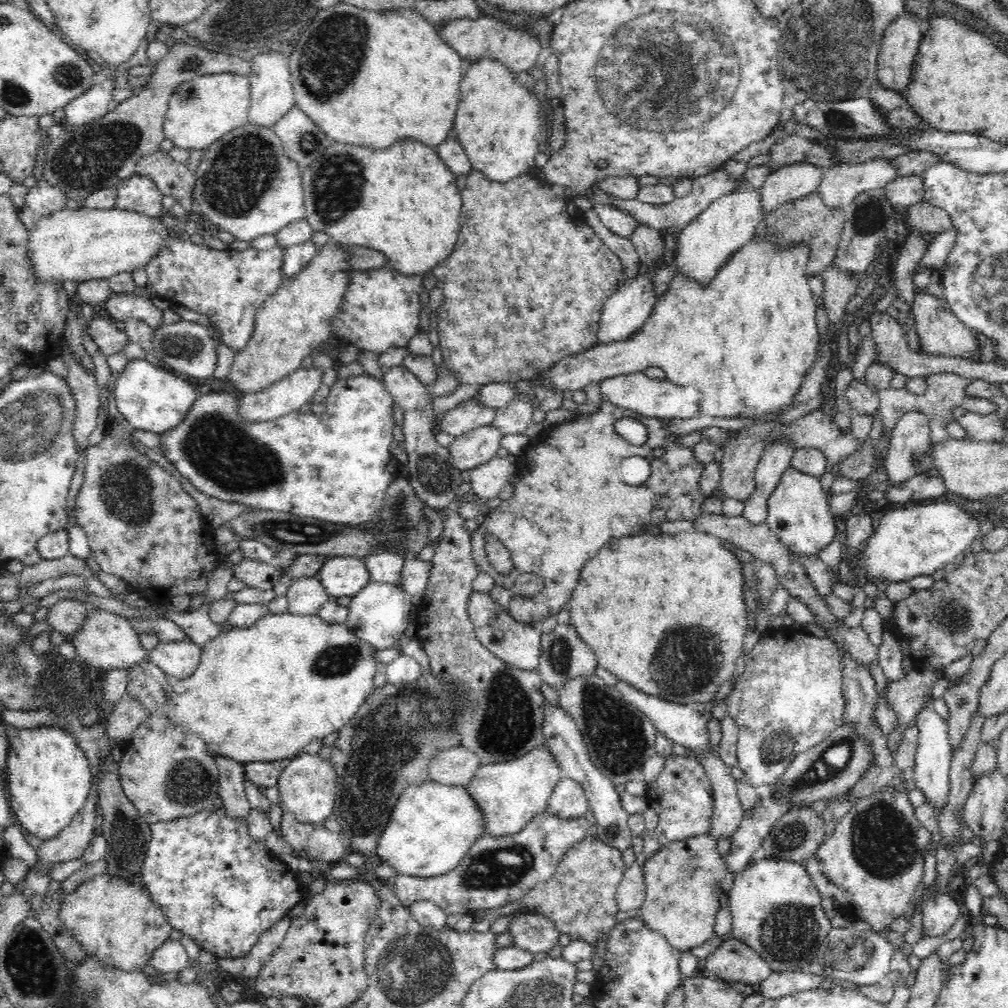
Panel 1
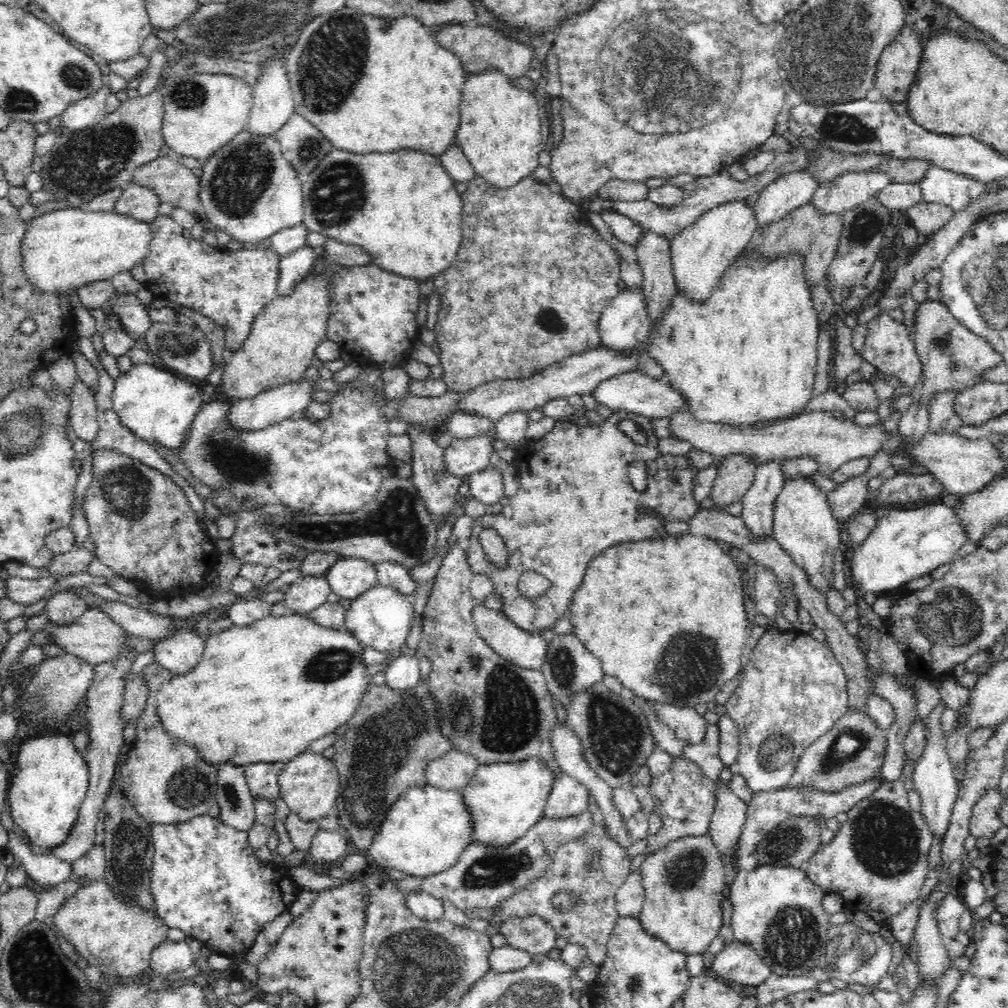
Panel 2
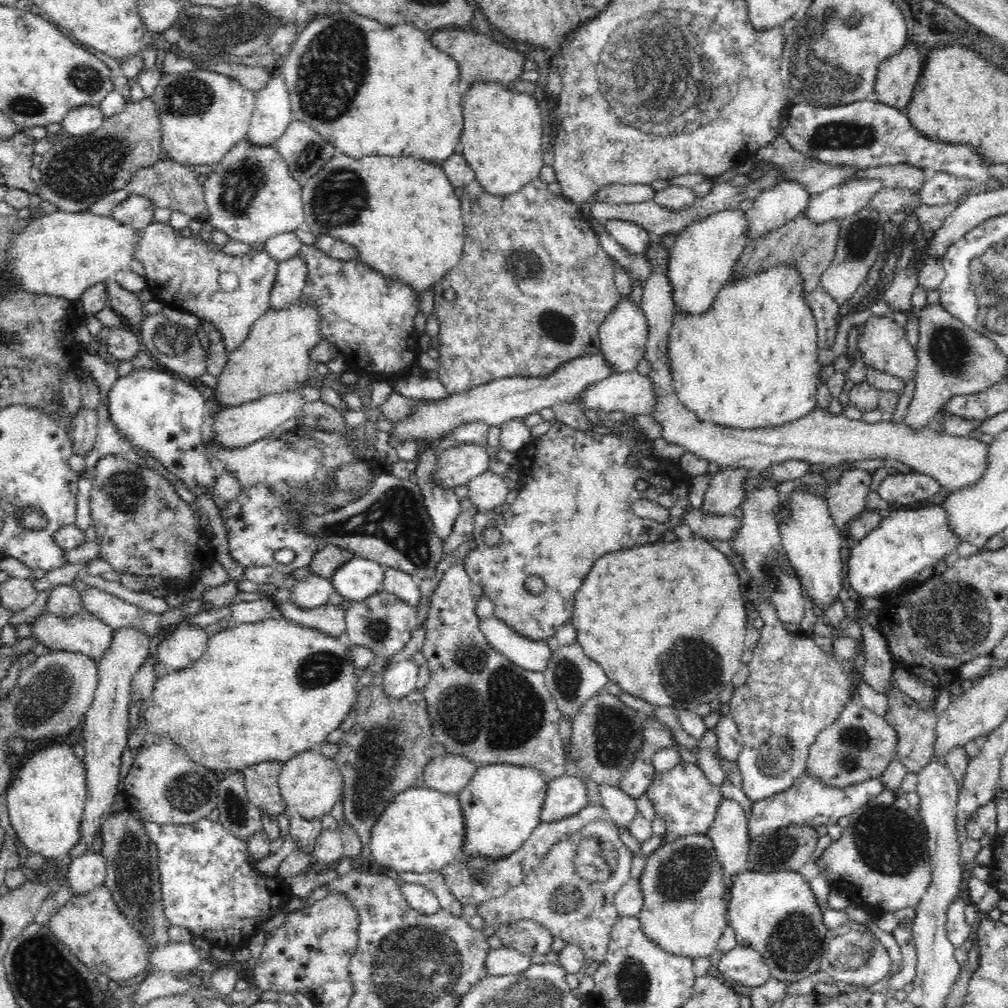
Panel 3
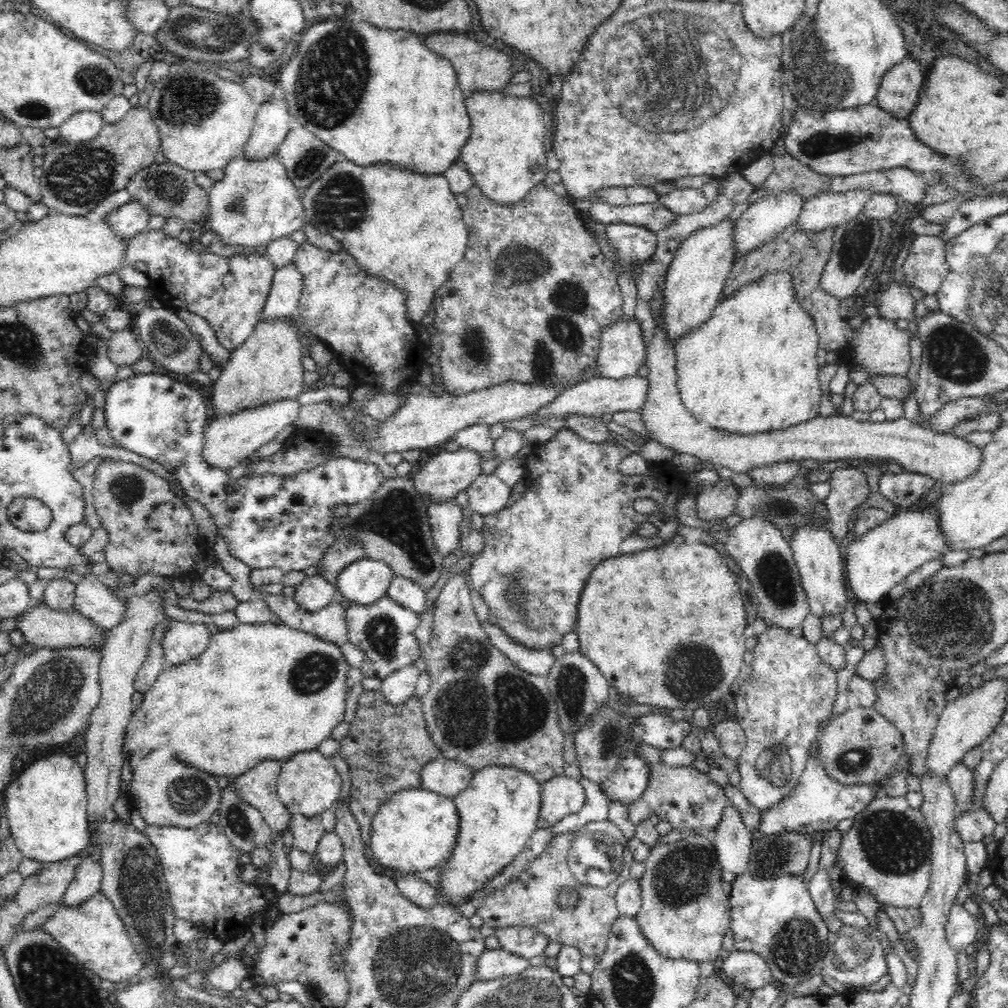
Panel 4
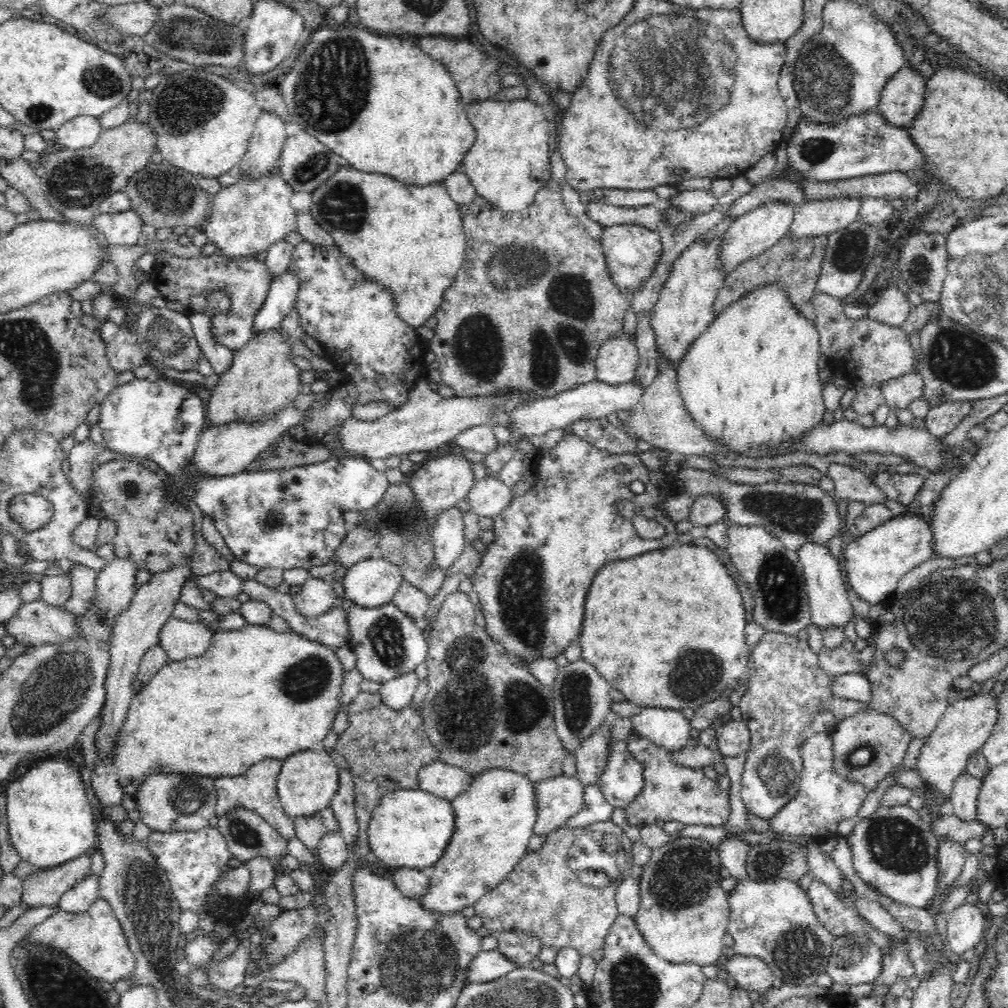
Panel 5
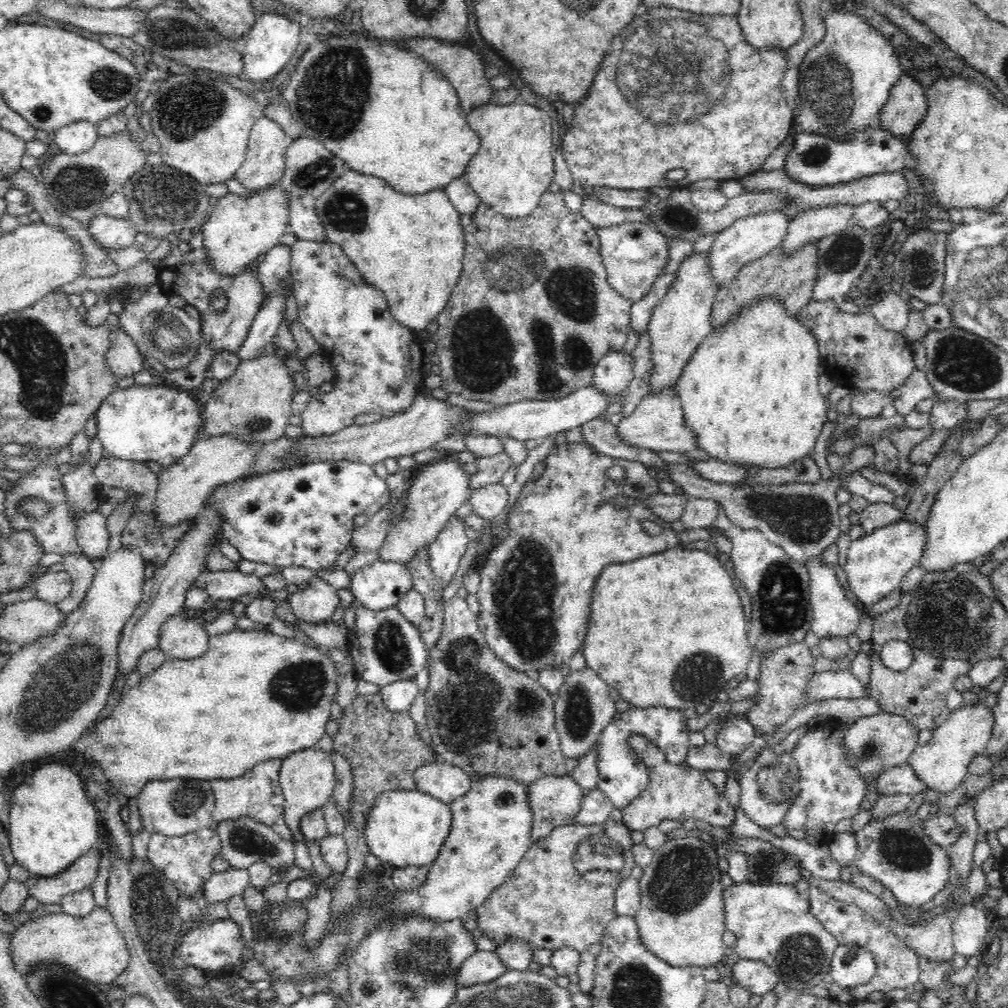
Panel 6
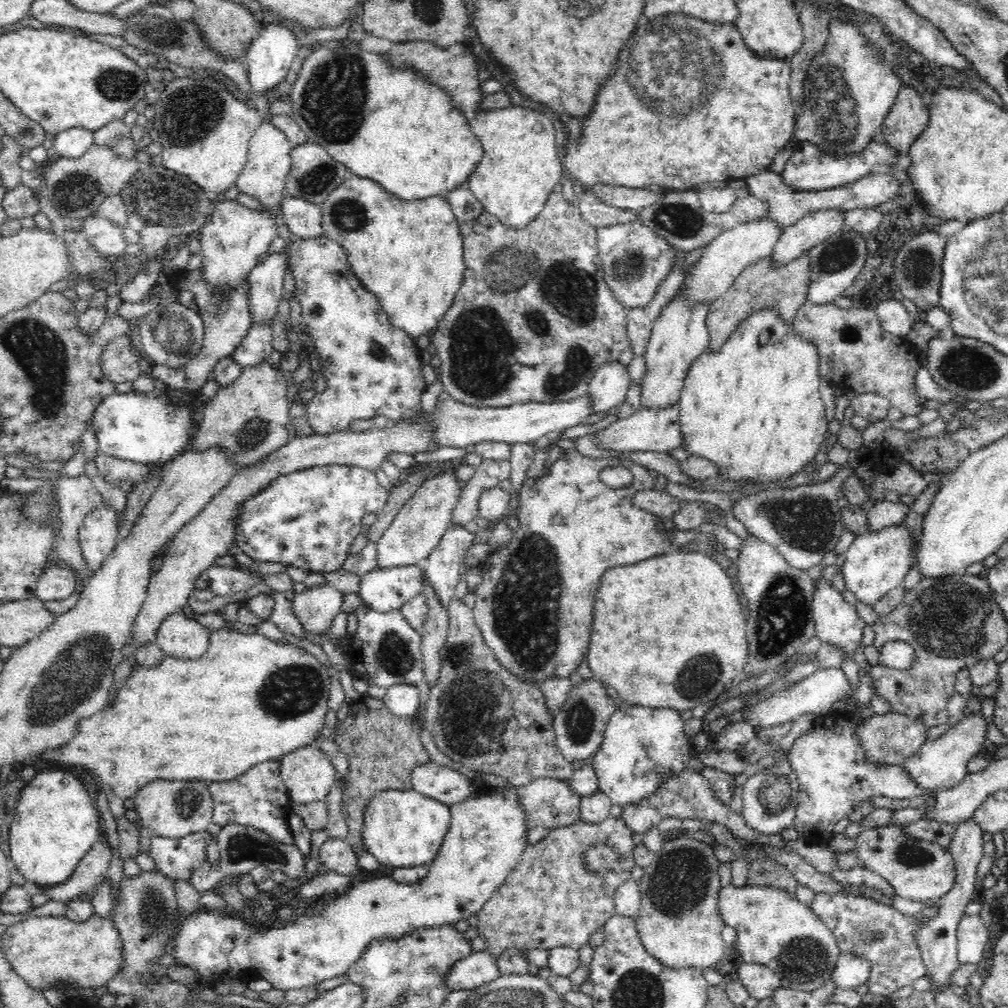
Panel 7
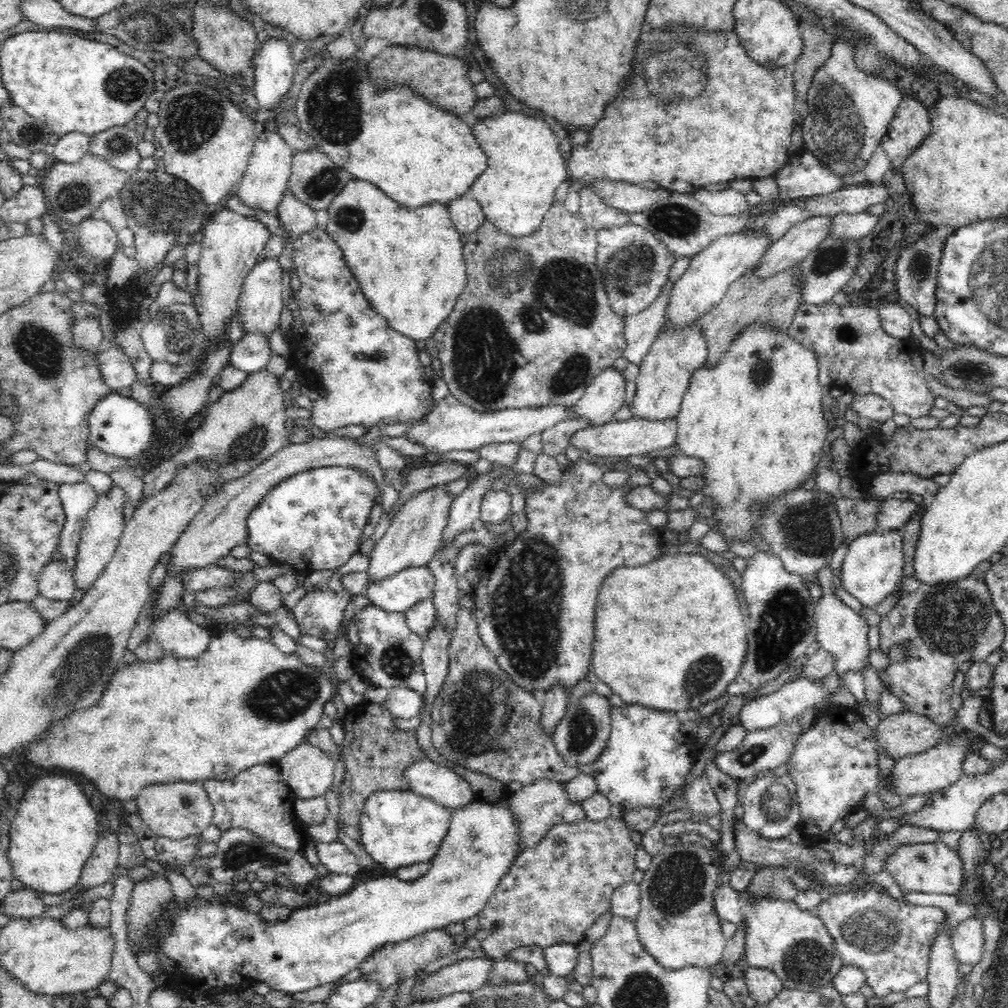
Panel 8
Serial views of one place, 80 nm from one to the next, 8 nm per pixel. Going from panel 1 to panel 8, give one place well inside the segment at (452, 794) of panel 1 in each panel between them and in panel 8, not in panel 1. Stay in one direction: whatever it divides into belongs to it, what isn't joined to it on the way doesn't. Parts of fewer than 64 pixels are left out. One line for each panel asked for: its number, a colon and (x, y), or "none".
2: (426, 831)
3: (422, 830)
4: (416, 830)
5: (409, 828)
6: (404, 828)
7: (403, 829)
8: (398, 828)

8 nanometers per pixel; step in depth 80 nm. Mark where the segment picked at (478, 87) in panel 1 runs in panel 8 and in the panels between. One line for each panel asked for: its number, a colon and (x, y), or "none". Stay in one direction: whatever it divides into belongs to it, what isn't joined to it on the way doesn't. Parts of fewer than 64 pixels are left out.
2: (499, 131)
3: (501, 140)
4: (504, 152)
5: (509, 162)
6: (513, 167)
7: (521, 162)
8: (524, 165)

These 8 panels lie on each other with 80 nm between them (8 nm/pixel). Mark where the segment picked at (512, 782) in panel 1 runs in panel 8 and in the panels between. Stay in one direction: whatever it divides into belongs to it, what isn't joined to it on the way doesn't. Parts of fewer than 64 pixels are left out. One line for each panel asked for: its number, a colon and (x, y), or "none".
2: (506, 799)
3: (502, 804)
4: (499, 811)
5: (495, 816)
6: (491, 829)
7: (488, 834)
8: (219, 947)

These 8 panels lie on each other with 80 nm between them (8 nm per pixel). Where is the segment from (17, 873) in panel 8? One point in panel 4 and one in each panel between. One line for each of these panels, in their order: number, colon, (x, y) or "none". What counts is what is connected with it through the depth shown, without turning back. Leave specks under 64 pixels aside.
4: (46, 807)
5: (51, 821)
6: (51, 822)
7: (55, 824)

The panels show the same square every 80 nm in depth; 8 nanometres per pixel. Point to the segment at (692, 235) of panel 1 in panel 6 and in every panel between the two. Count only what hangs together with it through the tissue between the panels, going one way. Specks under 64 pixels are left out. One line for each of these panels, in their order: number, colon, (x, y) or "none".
2: (700, 254)
3: (702, 260)
4: (697, 275)
5: (685, 308)
6: (682, 318)

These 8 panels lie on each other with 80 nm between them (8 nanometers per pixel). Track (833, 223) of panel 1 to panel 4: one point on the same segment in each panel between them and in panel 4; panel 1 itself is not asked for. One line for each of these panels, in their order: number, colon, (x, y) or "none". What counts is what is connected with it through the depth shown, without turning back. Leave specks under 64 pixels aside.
2: (815, 235)
3: (810, 245)
4: (803, 253)

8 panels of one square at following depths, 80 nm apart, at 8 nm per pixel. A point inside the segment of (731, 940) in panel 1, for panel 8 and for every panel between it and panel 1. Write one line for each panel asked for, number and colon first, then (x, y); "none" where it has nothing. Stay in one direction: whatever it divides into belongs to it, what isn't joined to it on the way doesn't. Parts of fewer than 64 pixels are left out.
2: (738, 962)
3: (743, 965)
4: (748, 969)
5: (750, 972)
6: (758, 978)
7: (760, 981)
8: (763, 984)

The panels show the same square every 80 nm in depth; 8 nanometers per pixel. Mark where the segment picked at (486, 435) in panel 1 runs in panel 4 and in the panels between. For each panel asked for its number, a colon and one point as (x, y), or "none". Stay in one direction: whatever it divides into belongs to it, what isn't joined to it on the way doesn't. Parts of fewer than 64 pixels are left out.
2: (464, 456)
3: (457, 465)
4: (446, 474)

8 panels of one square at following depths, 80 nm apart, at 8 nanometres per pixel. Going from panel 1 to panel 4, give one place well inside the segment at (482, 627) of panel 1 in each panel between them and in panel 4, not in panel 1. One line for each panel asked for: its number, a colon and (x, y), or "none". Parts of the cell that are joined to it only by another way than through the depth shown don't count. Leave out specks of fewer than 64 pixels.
2: (528, 650)
3: (533, 655)
4: (537, 661)

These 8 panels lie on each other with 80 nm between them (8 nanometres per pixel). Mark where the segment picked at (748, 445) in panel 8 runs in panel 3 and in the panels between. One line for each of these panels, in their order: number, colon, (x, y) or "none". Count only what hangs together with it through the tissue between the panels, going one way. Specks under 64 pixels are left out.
3: (750, 361)
4: (752, 367)
5: (751, 378)
6: (750, 392)
7: (754, 407)

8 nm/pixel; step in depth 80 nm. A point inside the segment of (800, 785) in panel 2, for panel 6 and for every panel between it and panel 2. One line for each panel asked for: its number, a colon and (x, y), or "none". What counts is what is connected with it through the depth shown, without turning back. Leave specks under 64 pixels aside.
3: (857, 746)
4: (860, 745)
5: (866, 746)
6: (874, 744)

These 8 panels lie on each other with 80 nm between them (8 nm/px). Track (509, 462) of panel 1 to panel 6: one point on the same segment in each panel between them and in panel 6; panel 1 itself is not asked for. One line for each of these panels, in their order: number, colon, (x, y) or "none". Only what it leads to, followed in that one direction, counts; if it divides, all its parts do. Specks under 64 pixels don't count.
2: (486, 485)
3: (488, 492)
4: (488, 494)
5: (488, 497)
6: (489, 501)

